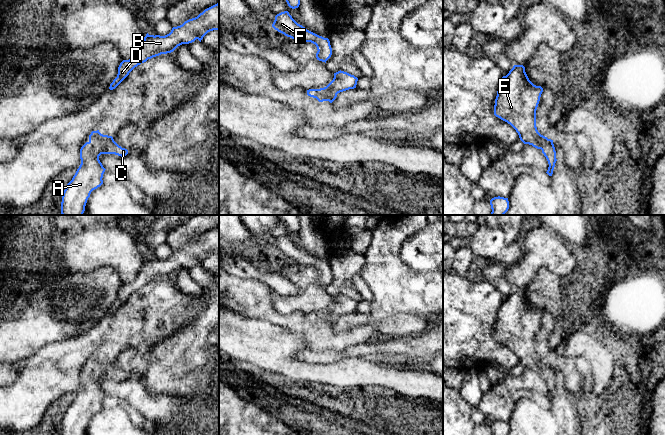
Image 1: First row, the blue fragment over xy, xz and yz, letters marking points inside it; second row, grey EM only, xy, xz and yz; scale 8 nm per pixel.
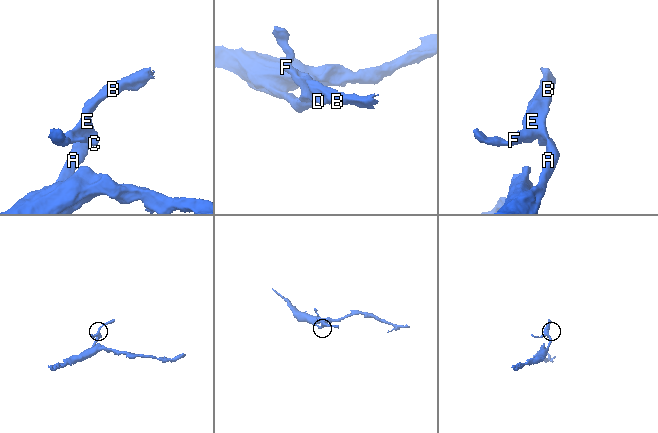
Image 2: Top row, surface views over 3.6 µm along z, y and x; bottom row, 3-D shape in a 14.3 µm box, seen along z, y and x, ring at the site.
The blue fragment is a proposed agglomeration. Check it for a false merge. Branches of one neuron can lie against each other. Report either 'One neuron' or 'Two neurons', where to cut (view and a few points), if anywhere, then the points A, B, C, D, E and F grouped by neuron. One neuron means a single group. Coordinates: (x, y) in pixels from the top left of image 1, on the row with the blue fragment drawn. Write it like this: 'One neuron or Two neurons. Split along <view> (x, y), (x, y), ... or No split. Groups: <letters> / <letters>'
One neuron. No split. Groups: A B C D E F

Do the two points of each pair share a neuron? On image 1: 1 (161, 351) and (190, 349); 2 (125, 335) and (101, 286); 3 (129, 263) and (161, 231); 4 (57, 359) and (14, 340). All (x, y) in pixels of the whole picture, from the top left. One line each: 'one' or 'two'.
1: one
2: two
3: two
4: two

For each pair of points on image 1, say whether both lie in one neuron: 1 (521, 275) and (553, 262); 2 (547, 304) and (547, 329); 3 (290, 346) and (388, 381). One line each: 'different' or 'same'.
1: same
2: different
3: same

